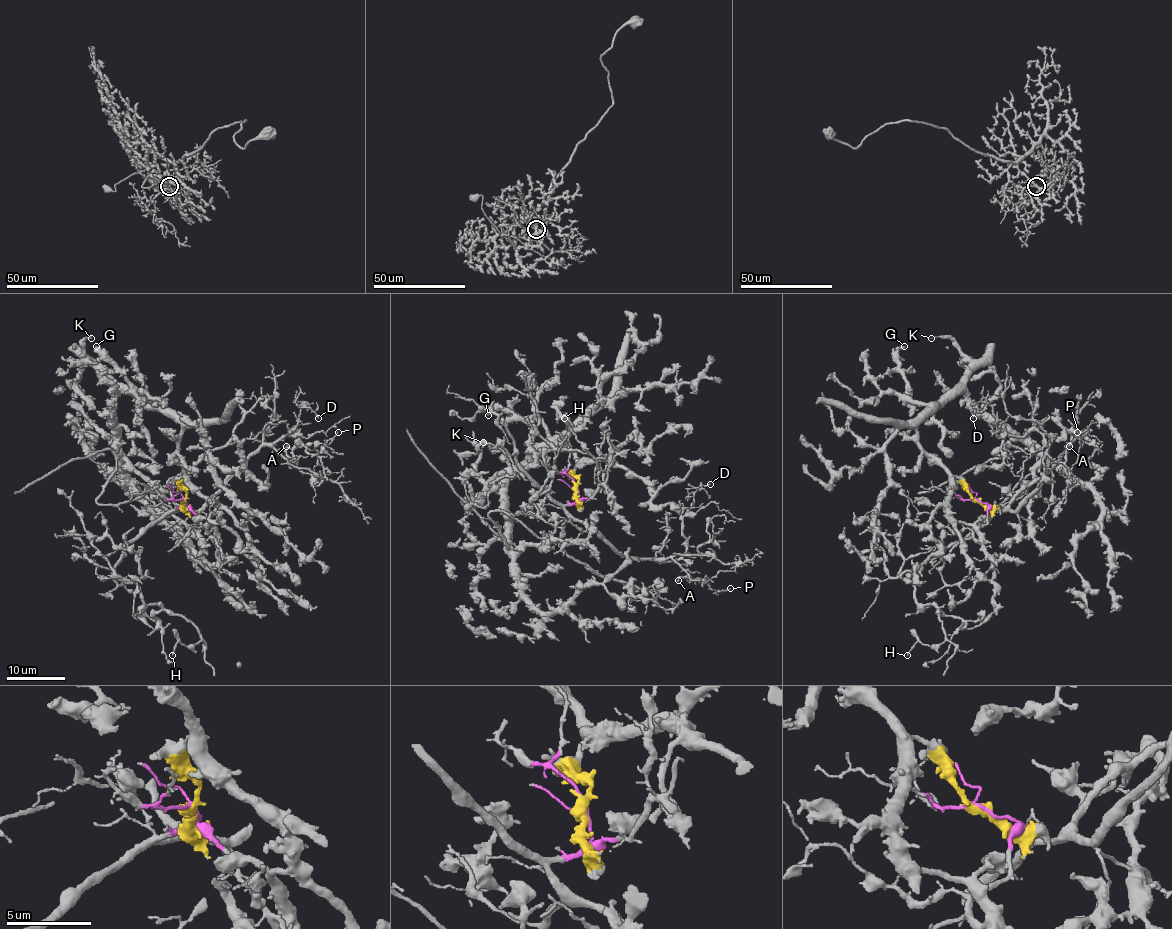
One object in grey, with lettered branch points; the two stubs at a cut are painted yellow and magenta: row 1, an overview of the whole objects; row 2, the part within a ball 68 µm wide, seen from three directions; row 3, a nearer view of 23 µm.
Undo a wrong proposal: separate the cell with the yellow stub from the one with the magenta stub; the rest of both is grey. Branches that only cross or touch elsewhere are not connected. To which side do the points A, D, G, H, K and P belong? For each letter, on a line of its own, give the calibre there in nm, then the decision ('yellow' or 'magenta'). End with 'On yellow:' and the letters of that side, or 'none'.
A: calibre 120 nm; magenta
D: calibre 110 nm; magenta
G: calibre 280 nm; yellow
H: calibre 100 nm; magenta
K: calibre 80 nm; yellow
P: calibre 90 nm; magenta
On yellow: G, K

